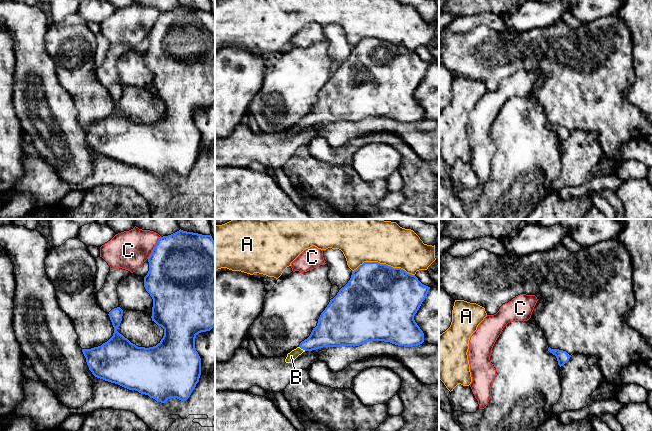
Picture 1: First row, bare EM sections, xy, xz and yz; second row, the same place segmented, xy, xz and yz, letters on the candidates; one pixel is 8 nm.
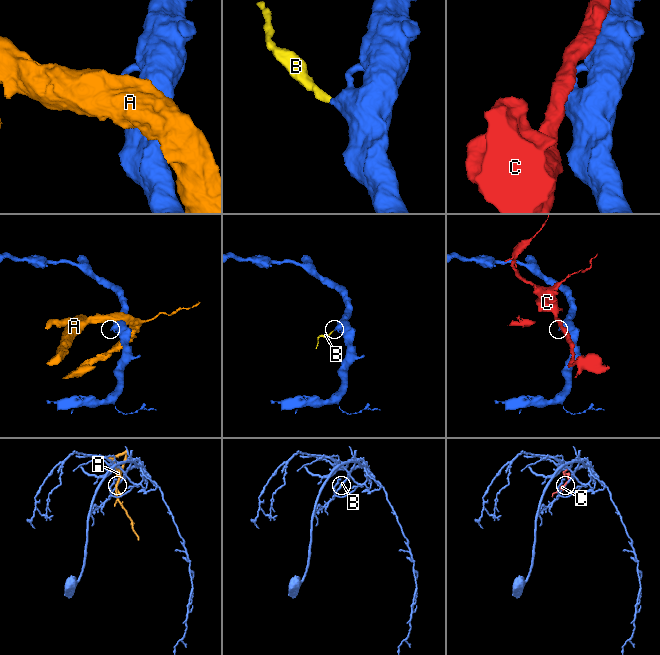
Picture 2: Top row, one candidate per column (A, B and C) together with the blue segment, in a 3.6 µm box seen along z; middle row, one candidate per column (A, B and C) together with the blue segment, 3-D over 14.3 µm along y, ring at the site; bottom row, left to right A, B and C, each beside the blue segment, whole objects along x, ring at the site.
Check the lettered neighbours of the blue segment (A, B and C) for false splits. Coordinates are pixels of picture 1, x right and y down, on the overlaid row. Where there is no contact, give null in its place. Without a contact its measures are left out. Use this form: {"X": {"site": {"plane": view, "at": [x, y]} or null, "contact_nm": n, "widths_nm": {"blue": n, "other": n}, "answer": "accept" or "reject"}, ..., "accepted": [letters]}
{"A": {"site": {"plane": "xz", "at": [383, 264]}, "contact_nm": 500, "widths_nm": {"blue": 500, "other": 360}, "answer": "reject"}, "B": {"site": {"plane": "xz", "at": [302, 348]}, "contact_nm": 70, "widths_nm": {"blue": 220, "other": 70}, "answer": "accept"}, "C": {"site": {"plane": "xy", "at": [154, 247]}, "contact_nm": 220, "widths_nm": {"blue": 500, "other": 300}, "answer": "reject"}, "accepted": ["B"]}

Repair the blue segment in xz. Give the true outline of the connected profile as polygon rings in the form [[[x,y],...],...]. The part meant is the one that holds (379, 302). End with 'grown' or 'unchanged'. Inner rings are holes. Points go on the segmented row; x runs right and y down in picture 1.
[[[364,262],[352,271],[348,283],[321,313],[310,336],[287,354],[285,362],[293,362],[305,351],[323,347],[355,347],[368,341],[384,341],[404,347],[422,344],[424,333],[415,322],[414,316],[429,289],[430,287],[422,284],[415,275],[401,268],[393,268],[378,262]]]; grown

